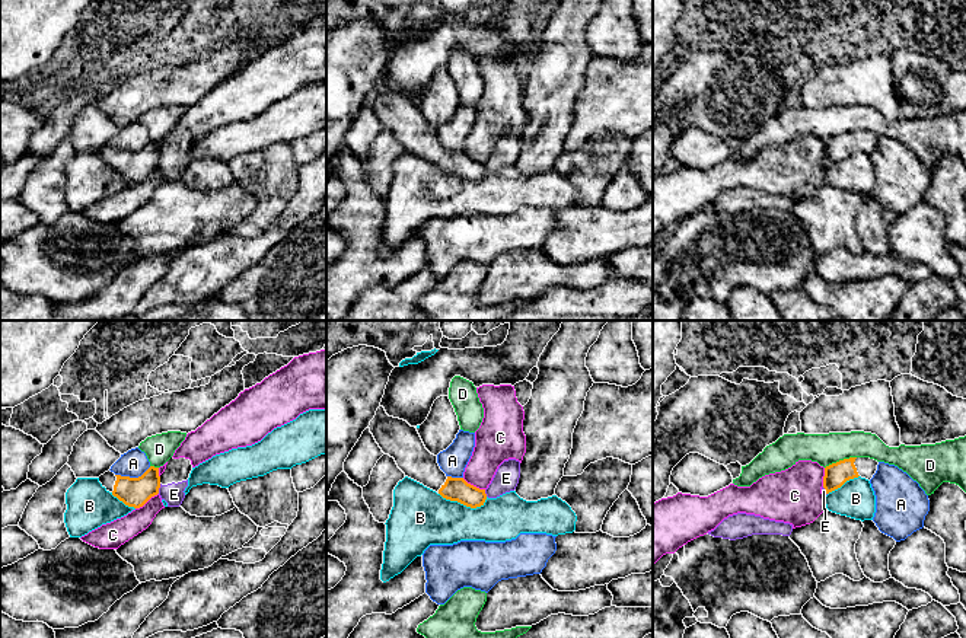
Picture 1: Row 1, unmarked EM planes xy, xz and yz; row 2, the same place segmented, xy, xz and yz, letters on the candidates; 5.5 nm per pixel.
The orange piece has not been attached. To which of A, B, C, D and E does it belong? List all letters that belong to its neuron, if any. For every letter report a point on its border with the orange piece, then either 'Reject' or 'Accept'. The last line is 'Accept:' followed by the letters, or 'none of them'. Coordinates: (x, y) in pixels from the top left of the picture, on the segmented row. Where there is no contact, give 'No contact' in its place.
A: Touches orange at xy (133, 478). Reject
B: Touches orange at xz (464, 504). Reject
C: Touches orange at xy (146, 501). Reject
D: Touches orange at yz (839, 461). Reject
E: Touches orange at xy (159, 487). Reject
Accept: none of them

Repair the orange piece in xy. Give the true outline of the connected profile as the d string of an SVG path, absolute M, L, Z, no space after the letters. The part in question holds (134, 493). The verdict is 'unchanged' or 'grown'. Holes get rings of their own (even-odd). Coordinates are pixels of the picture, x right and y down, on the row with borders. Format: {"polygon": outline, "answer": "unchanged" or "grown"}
{"polygon": "M150 466L138 478L121 476L108 470L99 476L99 482L125 505L140 508L159 494L159 468Z", "answer": "grown"}

